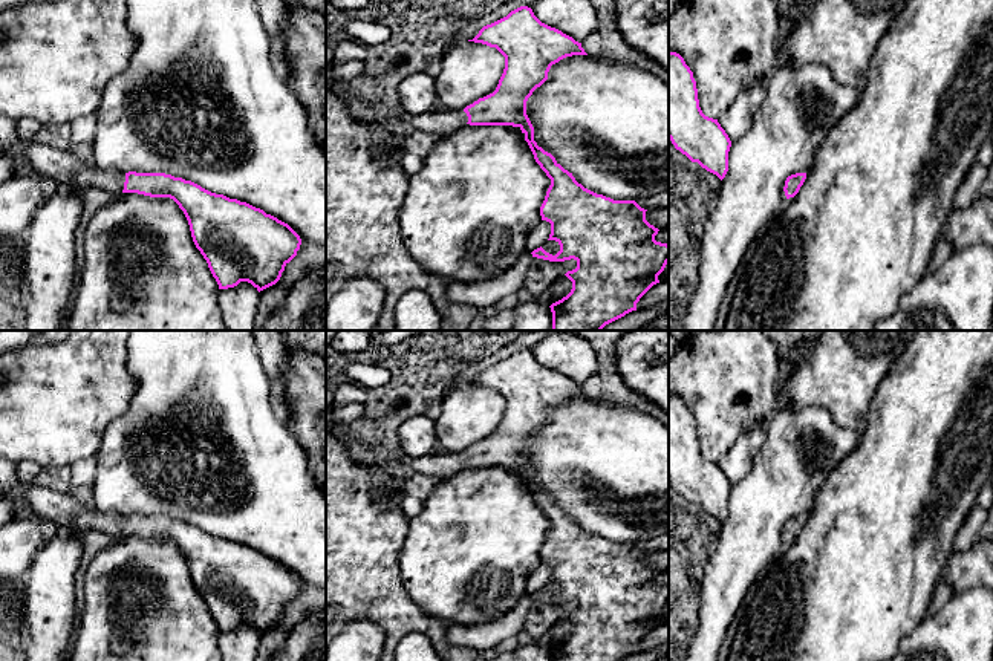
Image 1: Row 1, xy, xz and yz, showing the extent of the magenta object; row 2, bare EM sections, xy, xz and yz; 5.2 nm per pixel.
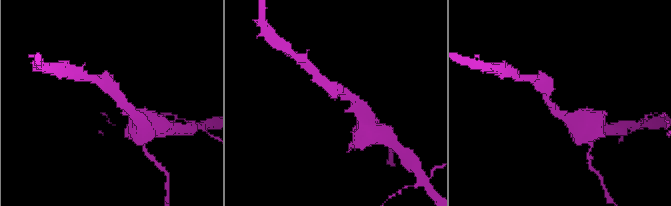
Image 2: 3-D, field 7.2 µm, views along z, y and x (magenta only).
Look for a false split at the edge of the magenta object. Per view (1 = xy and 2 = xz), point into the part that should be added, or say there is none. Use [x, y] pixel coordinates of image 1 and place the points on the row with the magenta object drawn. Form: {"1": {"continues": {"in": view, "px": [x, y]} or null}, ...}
{"1": {"continues": {"in": "xy", "px": [57, 164]}}, "2": {"continues": {"in": "xz", "px": [442, 123]}}}

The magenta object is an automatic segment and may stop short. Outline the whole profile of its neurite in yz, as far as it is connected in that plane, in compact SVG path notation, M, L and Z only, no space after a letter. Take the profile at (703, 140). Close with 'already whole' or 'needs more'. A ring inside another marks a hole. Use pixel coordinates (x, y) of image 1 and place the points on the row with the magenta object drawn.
M669 52L669 139L692 162L725 177L731 141L718 119L702 113L693 72L676 52Z | already whole

